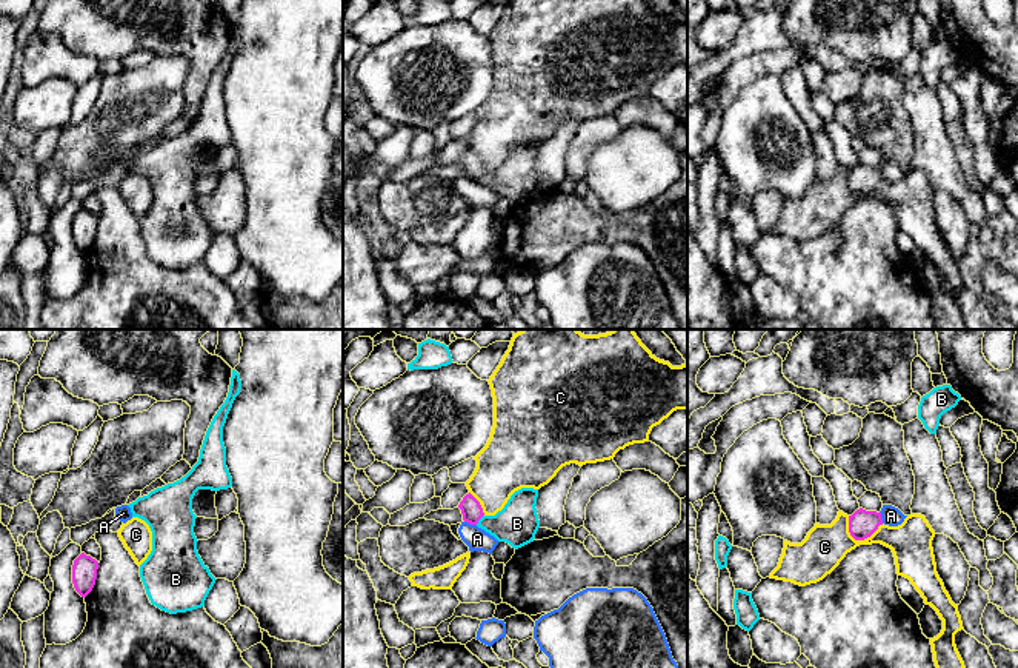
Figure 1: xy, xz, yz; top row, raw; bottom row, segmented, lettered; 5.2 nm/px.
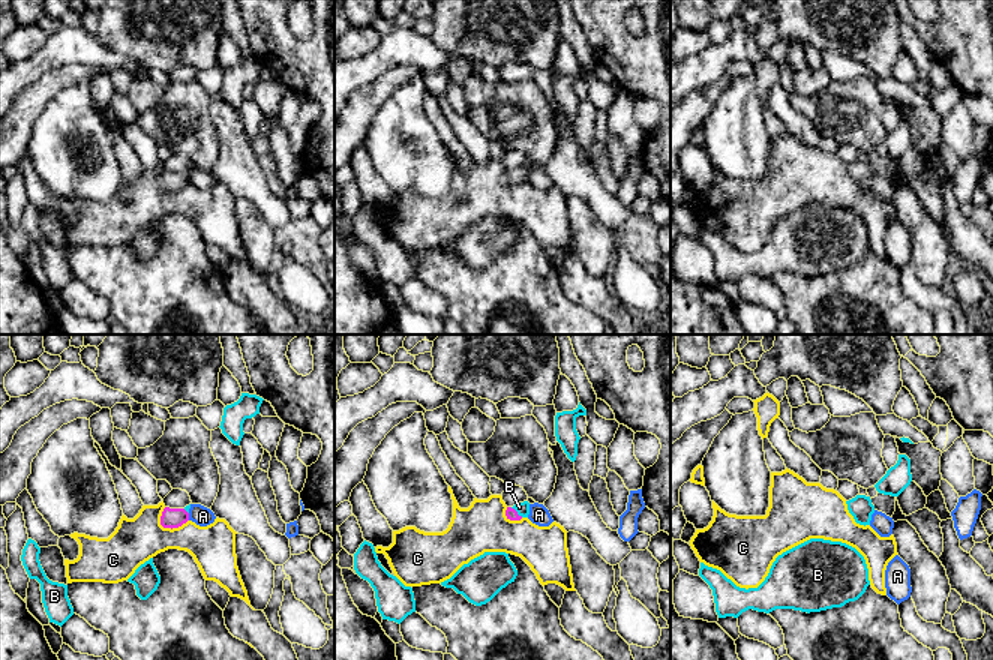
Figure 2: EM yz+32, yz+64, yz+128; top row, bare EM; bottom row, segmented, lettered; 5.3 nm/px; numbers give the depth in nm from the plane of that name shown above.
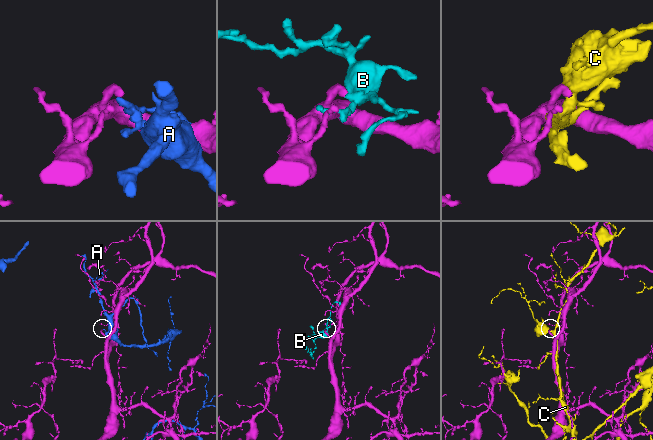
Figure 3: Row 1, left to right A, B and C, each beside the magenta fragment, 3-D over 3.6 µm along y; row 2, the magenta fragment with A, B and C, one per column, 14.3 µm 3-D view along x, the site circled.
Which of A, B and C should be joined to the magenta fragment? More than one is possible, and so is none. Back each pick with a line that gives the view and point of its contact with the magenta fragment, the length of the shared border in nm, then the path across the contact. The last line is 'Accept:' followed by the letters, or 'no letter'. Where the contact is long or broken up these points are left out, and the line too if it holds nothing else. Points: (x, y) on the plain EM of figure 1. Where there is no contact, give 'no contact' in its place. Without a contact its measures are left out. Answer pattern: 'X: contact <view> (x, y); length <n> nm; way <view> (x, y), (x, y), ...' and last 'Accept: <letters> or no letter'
B: contact xz (480, 173); length 70 nm; way xz (471, 163), (480, 173), (489, 179), (517, 179)
Accept: B

